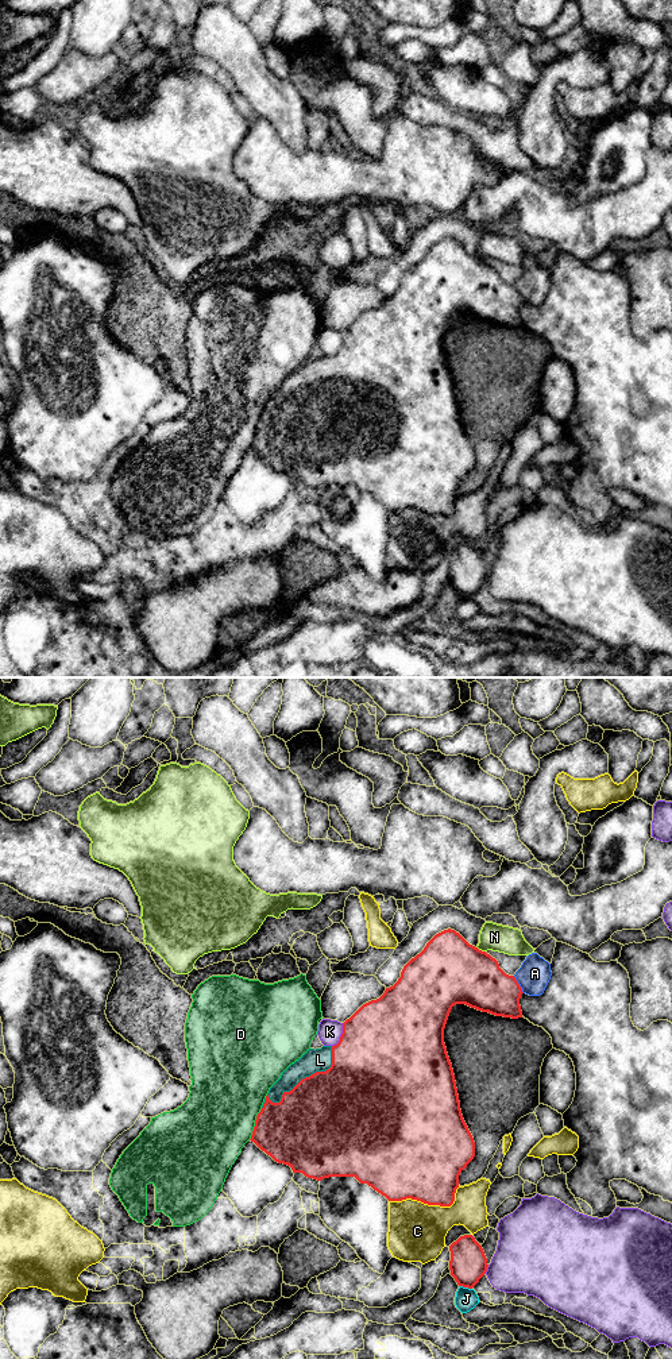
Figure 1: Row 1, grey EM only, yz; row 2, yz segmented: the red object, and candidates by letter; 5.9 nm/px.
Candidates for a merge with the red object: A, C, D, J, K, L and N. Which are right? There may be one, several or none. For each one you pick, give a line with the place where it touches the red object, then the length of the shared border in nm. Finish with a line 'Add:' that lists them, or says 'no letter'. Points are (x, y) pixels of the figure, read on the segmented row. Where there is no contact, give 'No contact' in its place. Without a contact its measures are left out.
L: Touches red at yz (309, 1076). Shared border 500 nm
Add: L

